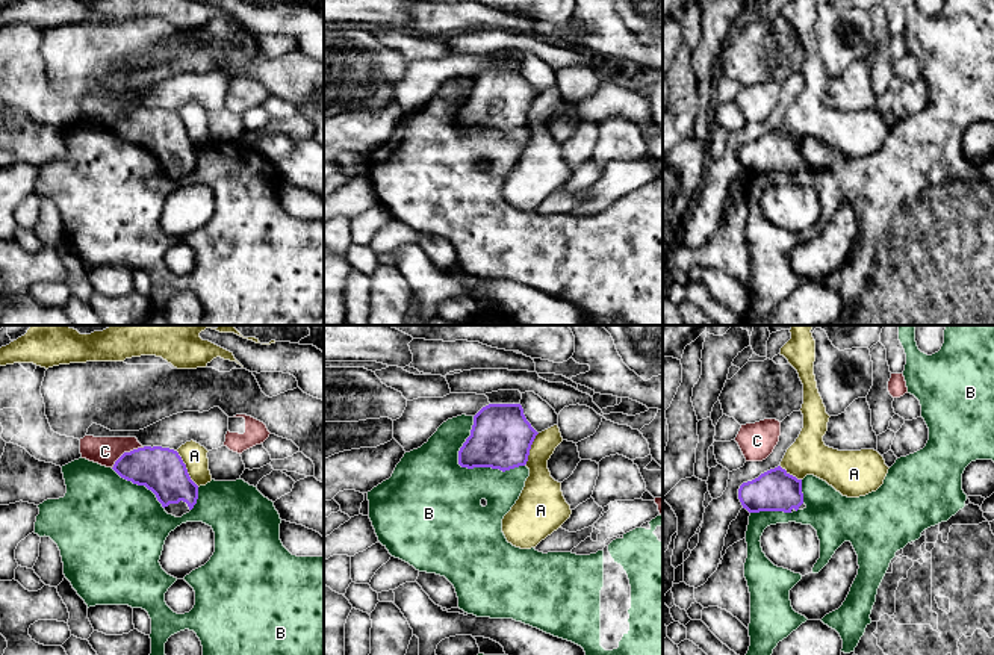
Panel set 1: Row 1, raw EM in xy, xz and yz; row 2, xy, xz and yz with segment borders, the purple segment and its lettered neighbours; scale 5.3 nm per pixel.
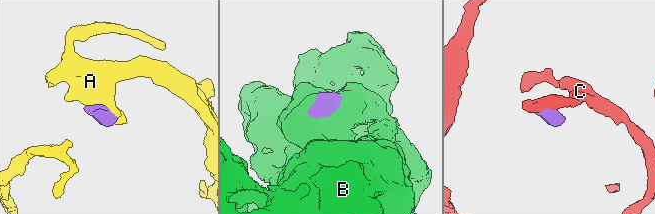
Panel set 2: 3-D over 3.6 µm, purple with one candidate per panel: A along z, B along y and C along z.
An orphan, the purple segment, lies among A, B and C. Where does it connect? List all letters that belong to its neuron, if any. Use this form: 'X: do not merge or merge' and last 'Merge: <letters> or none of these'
A: do not merge
B: do not merge
C: do not merge
Merge: none of these

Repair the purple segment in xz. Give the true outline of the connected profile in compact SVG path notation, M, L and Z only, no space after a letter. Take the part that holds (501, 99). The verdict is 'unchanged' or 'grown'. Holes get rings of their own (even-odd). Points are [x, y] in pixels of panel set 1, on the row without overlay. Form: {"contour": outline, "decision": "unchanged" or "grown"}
{"contour": "M519 51L486 54L489 67L474 77L471 97L458 112L461 129L492 129L502 133L525 127L539 95L523 76Z", "decision": "grown"}

